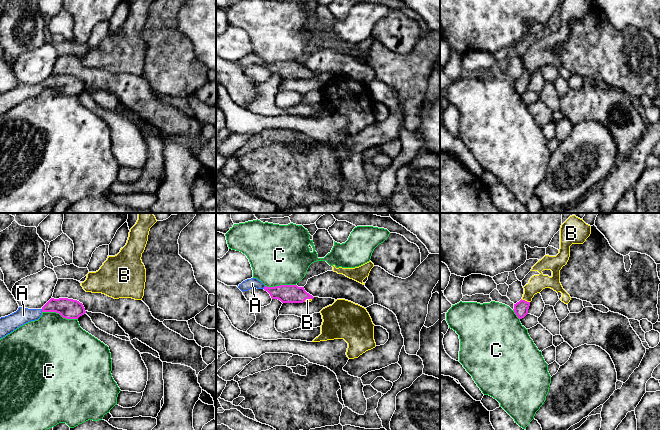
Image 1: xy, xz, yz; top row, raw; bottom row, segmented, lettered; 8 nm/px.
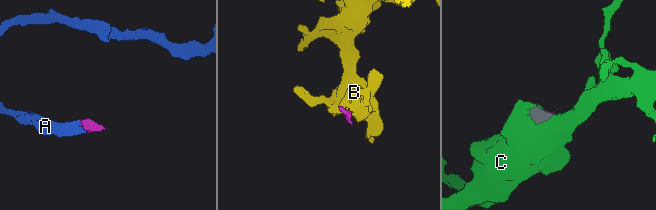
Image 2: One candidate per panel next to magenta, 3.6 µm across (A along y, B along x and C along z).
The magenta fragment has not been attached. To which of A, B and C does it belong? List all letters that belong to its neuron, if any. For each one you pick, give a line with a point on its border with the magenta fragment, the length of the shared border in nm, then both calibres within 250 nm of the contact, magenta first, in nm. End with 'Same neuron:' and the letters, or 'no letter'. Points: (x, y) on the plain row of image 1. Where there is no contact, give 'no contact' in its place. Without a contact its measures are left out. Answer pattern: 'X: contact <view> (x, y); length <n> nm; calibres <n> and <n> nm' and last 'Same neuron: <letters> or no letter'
A: contact xy (42, 86); length 30 nm; calibres 160 and 130 nm
B: contact yz (524, 76); length 80 nm; calibres 110 and 140 nm
Same neuron: A, B

